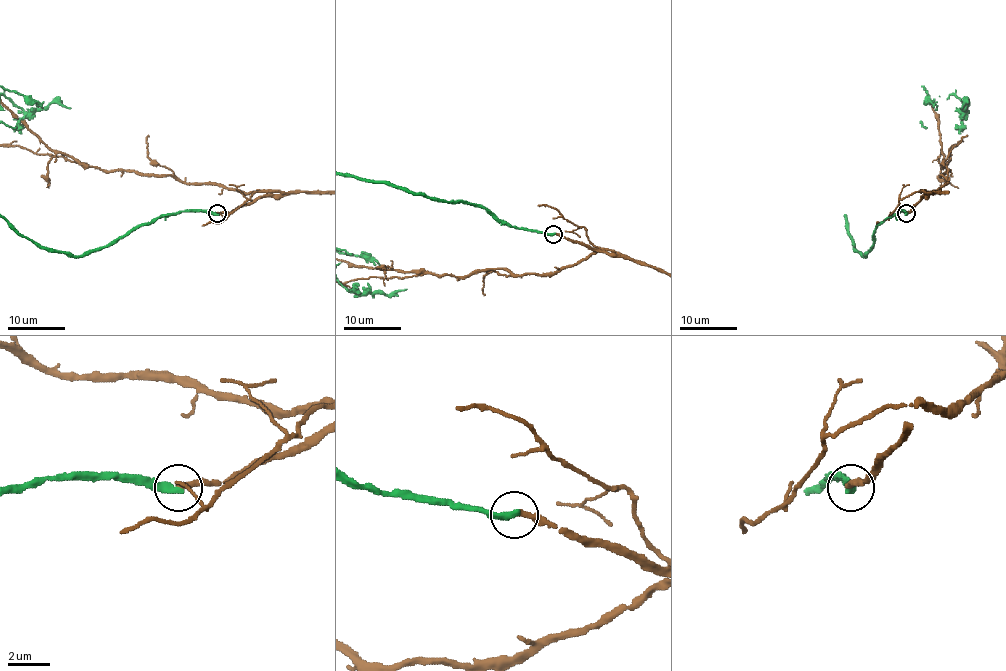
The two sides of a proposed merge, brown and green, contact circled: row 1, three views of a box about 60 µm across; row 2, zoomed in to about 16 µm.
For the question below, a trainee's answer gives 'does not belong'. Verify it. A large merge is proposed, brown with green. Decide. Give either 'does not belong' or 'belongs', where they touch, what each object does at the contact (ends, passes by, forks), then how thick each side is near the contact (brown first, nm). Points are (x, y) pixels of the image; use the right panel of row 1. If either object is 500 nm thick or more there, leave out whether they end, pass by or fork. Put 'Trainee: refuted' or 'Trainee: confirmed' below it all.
does not belong; place (906, 213); brown ends; green ends; calibres 280 and 360 nm
Trainee: confirmed

